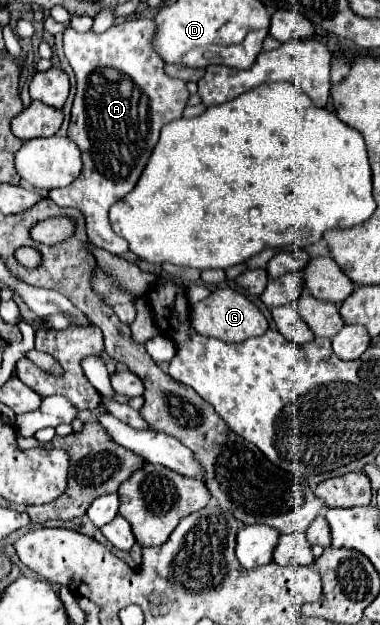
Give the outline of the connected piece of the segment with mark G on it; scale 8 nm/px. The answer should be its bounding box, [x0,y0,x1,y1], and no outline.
[191,289,267,343]

